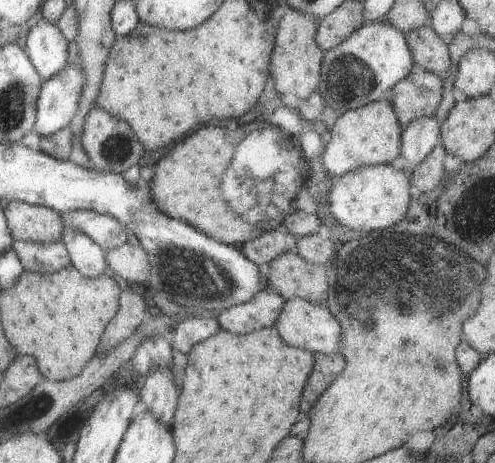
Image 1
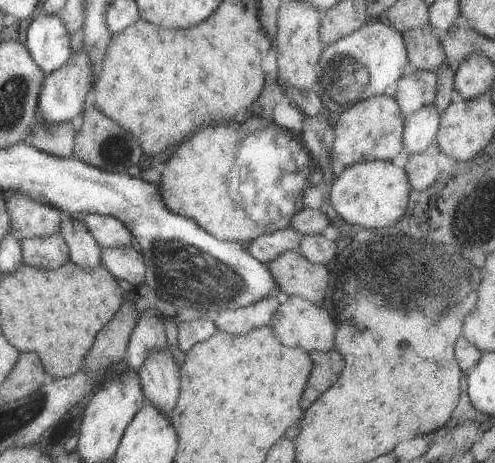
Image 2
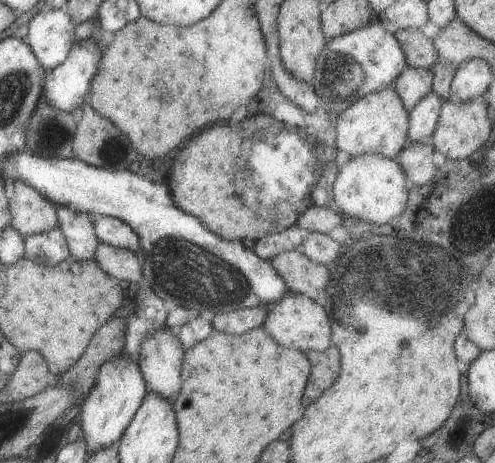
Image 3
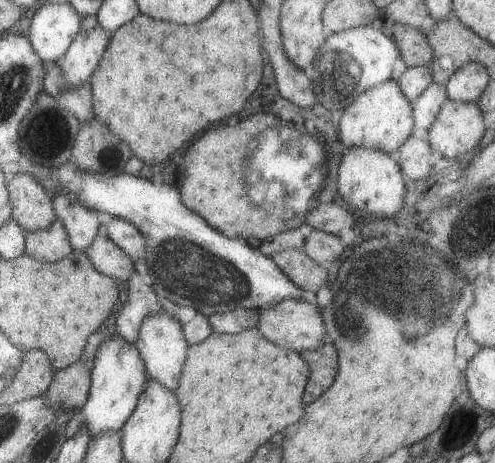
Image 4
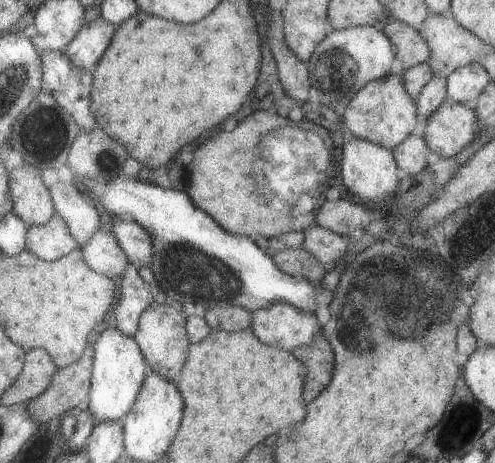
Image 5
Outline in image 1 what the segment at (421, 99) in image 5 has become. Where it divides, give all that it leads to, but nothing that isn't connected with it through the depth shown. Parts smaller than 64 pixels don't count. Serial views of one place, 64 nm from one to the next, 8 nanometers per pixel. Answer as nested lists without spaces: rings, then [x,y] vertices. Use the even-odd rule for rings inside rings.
[[[435,116],[413,120],[413,124],[409,124],[401,134],[399,154],[391,162],[391,168],[411,176],[413,168],[421,164],[421,160],[425,160],[425,156],[435,146],[441,146],[439,132],[441,132],[441,126],[437,124]]]

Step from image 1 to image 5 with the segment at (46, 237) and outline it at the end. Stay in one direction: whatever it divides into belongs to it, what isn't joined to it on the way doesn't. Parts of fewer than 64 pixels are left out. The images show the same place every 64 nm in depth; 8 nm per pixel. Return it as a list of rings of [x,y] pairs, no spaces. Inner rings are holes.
[[[13,168],[9,172],[9,194],[13,200],[11,214],[29,228],[43,226],[55,214],[49,188],[45,188],[41,178],[27,168]]]

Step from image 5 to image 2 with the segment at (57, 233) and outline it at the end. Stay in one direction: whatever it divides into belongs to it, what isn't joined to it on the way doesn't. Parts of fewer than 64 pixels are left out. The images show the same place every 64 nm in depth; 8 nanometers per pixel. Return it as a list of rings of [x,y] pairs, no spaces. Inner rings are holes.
[[[59,234],[19,240],[19,252],[23,264],[37,270],[55,270],[69,260],[69,250]]]

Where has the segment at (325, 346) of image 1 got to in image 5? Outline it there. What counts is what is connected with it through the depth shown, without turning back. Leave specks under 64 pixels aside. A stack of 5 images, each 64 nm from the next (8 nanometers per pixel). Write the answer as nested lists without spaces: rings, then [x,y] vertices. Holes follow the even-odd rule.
[[[269,304],[251,312],[249,330],[257,340],[291,352],[313,342],[319,334],[315,314],[305,314],[289,304]]]

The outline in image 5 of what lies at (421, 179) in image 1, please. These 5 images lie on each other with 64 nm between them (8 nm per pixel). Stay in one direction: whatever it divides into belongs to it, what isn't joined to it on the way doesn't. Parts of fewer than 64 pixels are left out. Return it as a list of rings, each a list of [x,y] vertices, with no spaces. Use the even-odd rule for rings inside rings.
[[[409,134],[401,144],[391,148],[397,168],[401,168],[407,176],[415,176],[425,170],[425,150],[427,144],[421,134]]]

